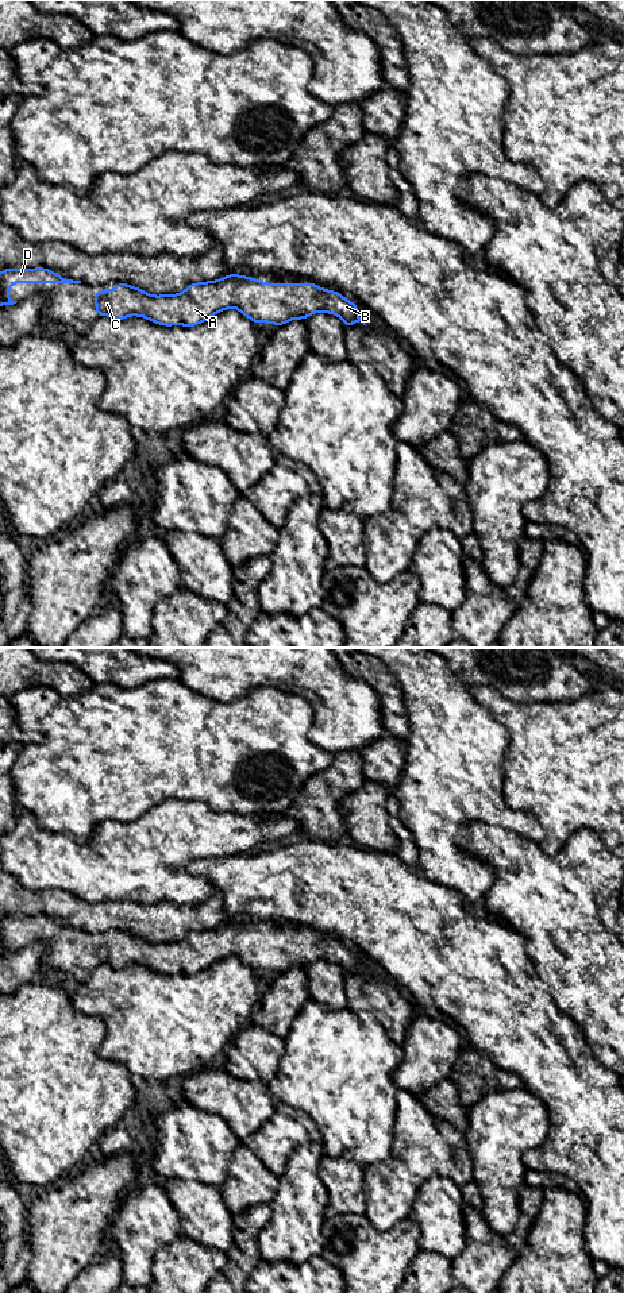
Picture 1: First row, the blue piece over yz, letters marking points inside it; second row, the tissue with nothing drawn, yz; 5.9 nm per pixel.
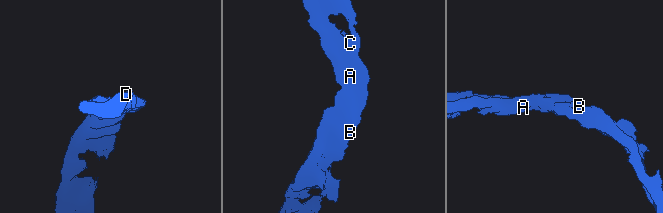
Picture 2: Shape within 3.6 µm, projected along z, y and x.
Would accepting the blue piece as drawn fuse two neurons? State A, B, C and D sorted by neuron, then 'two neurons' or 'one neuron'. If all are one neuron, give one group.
groups A B C D; one neuron

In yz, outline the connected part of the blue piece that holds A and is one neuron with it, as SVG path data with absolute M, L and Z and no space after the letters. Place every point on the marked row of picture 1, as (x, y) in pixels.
M232 273L217 281L189 283L184 292L170 296L153 296L132 285L113 283L116 289L95 290L96 317L107 314L122 321L139 316L165 327L196 327L222 310L236 308L255 324L281 327L293 319L305 321L308 316L323 312L339 316L344 328L359 321L366 325L357 302L313 282L267 283Z

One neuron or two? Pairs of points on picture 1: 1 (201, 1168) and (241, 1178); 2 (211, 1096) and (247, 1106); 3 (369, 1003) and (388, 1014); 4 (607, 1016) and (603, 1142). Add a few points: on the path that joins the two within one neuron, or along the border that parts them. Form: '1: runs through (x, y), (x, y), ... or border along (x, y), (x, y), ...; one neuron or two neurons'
1: border along (239, 1145), (232, 1154), (227, 1177), (219, 1187); two neurons
2: runs through (220, 1096), (238, 1102); one neuron
3: runs through (373, 1003), (377, 1003), (384, 1010); one neuron
4: border along (588, 1039), (592, 1052), (609, 1068); two neurons

